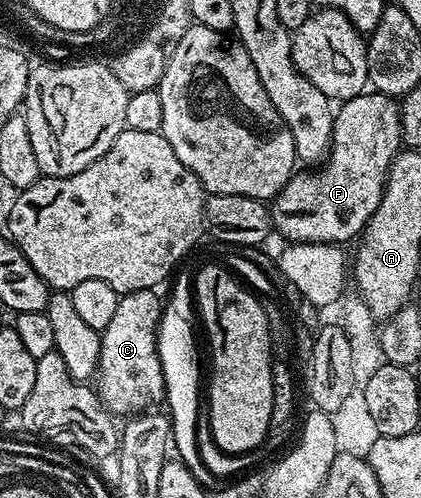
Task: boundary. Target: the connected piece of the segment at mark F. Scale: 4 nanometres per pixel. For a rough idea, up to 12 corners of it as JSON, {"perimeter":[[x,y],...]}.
{"perimeter":[[392,95],[336,108],[329,154],[271,200],[295,243],[348,244],[402,150]]}

